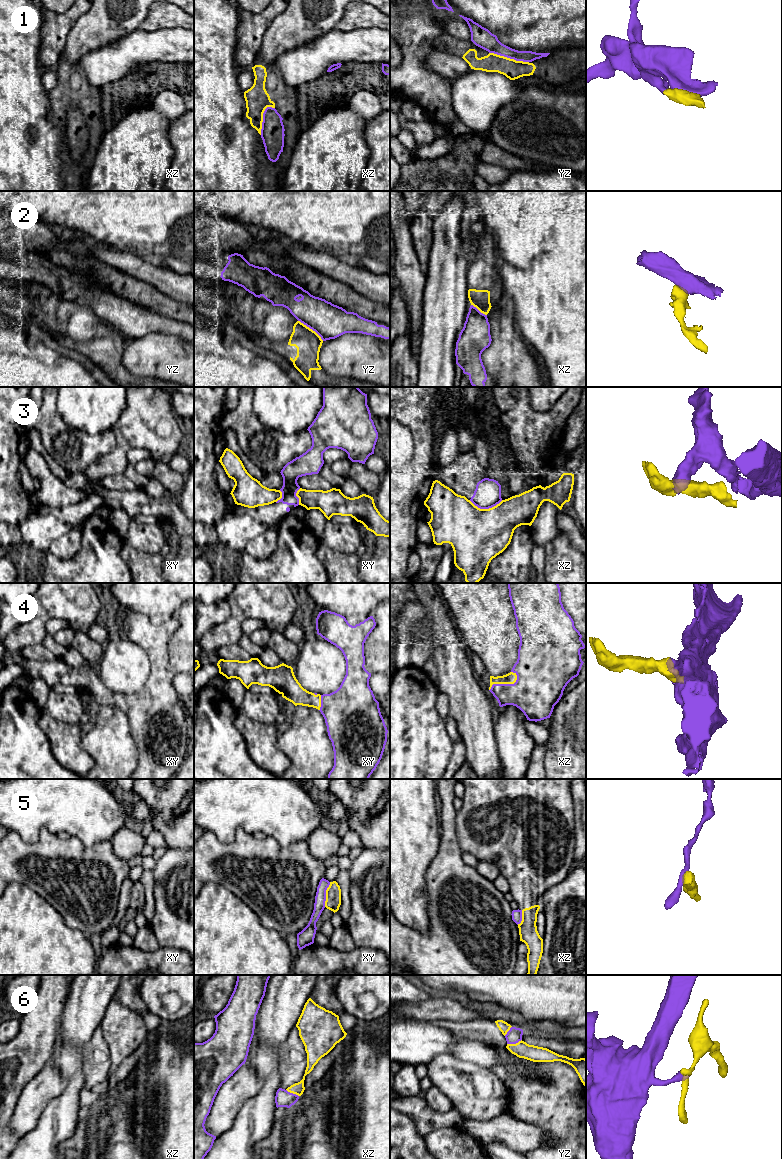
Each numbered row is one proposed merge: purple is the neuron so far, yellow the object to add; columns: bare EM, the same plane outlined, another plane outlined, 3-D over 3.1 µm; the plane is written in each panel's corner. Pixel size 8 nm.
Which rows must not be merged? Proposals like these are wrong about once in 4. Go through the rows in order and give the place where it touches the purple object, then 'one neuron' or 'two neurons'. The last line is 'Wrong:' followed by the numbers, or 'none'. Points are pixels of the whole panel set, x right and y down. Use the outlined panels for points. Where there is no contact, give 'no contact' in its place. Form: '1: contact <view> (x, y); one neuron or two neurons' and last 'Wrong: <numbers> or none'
1: contact yz (509, 57); two neurons
2: contact yz (311, 328); two neurons
3: contact xz (486, 508); two neurons
4: contact xz (505, 684); one neuron
5: contact xy (325, 894); two neurons
6: contact yz (514, 1043); two neurons
Wrong: 1, 2, 3, 5, 6

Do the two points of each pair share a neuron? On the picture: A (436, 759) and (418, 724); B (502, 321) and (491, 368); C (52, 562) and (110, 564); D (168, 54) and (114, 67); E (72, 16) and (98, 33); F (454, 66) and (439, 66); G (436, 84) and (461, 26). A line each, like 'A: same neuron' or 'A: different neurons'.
A: same neuron
B: same neuron
C: same neuron
D: same neuron
E: different neurons
F: same neuron
G: different neurons

